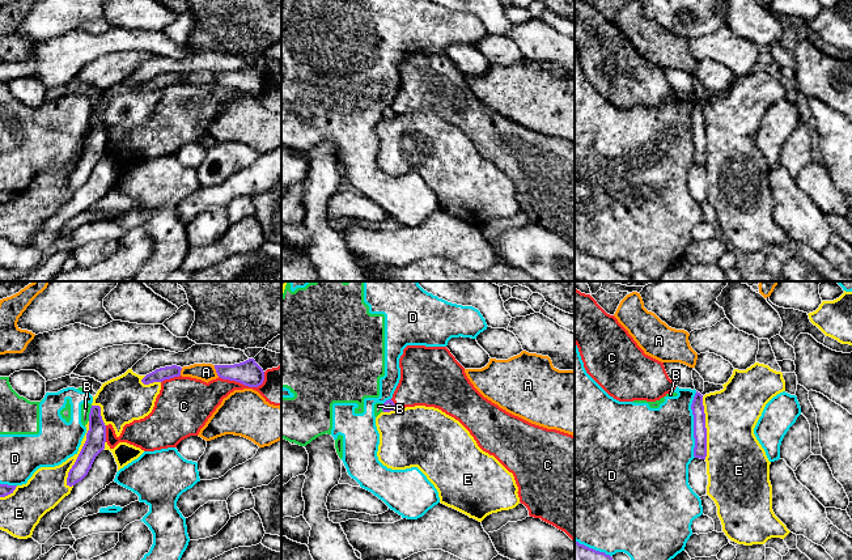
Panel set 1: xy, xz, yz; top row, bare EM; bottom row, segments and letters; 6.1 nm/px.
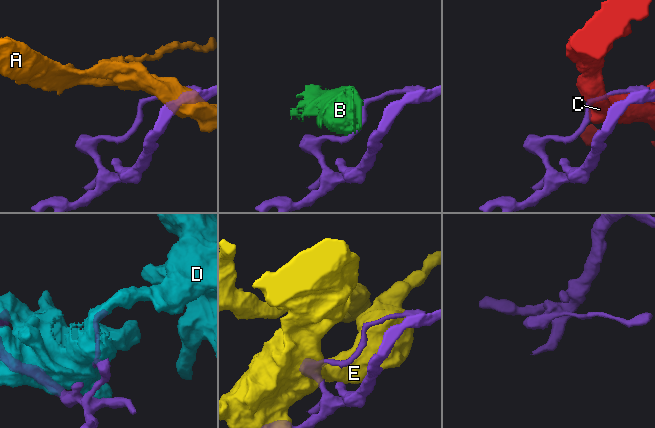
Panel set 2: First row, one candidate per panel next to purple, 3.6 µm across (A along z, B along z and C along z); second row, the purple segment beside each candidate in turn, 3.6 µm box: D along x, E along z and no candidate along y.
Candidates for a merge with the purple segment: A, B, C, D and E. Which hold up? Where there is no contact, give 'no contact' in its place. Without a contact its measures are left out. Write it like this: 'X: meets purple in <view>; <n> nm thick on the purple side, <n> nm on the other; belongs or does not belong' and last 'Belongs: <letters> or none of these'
A: meets purple in xy; 160 nm thick on the purple side, 110 nm on the other; does not belong
B: meets purple in xy; 130 nm thick on the purple side, 60 nm on the other; does not belong
C: meets purple in xy; 160 nm thick on the purple side, 220 nm on the other; does not belong
D: meets purple in yz; 80 nm thick on the purple side, 440 nm on the other; does not belong
E: meets purple in xy; 130 nm thick on the purple side, 200 nm on the other; does not belong
Belongs: none of these

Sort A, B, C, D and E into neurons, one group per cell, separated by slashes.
A / B D / C / E

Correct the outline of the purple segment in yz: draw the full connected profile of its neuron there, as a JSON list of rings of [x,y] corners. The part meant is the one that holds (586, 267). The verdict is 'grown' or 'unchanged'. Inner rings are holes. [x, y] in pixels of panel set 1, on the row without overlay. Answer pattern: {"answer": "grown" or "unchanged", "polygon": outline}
{"answer": "unchanged", "polygon": [[[575,247],[575,279],[578,281],[632,281],[615,271],[610,262]]]}

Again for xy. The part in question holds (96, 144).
{"answer": "unchanged", "polygon": [[[92,113],[89,120],[89,137],[86,148],[68,179],[67,192],[72,194],[81,188],[92,175],[96,164],[105,156],[106,149],[106,132],[101,123],[101,114]]]}

